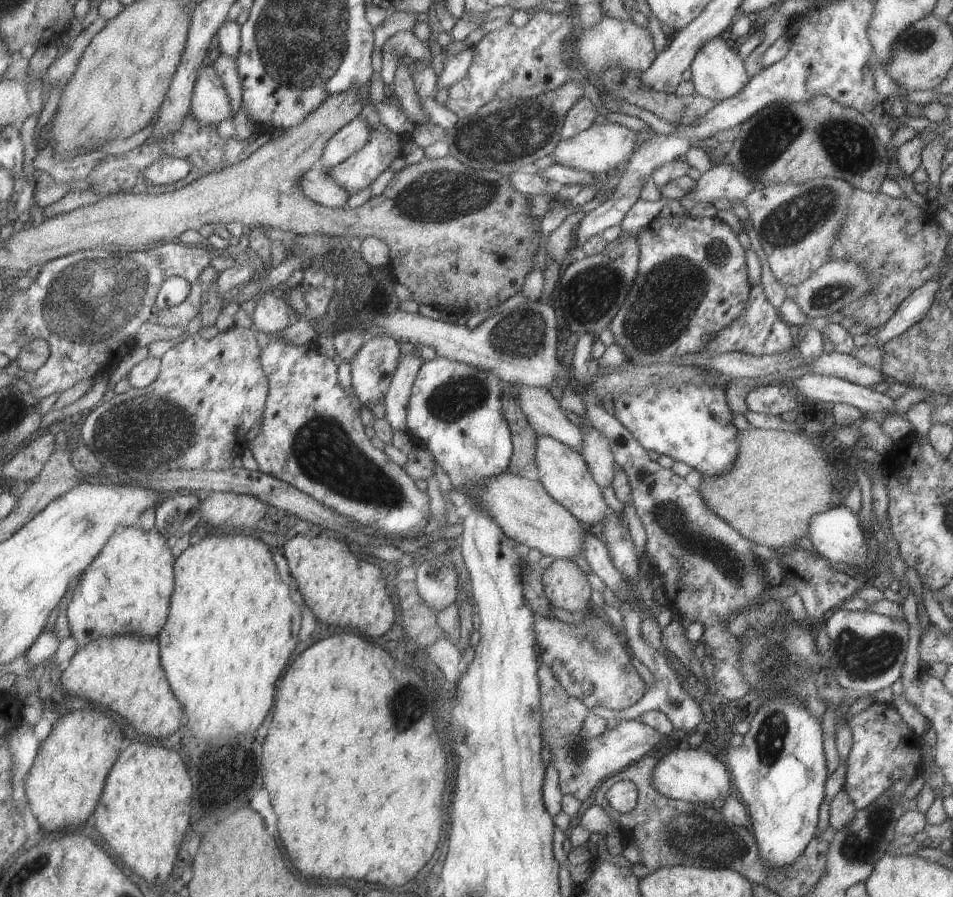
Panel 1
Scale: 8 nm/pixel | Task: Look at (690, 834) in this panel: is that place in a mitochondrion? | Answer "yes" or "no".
yes

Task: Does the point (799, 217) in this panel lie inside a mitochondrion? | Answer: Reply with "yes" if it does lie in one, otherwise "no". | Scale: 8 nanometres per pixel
yes

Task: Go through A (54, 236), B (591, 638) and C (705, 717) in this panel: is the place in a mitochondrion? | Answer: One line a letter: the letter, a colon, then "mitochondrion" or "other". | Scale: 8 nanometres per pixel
A: other
B: mitochondrion
C: other

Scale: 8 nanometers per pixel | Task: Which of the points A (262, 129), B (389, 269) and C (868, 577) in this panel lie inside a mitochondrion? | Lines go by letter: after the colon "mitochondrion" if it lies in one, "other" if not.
A: other
B: other
C: other

